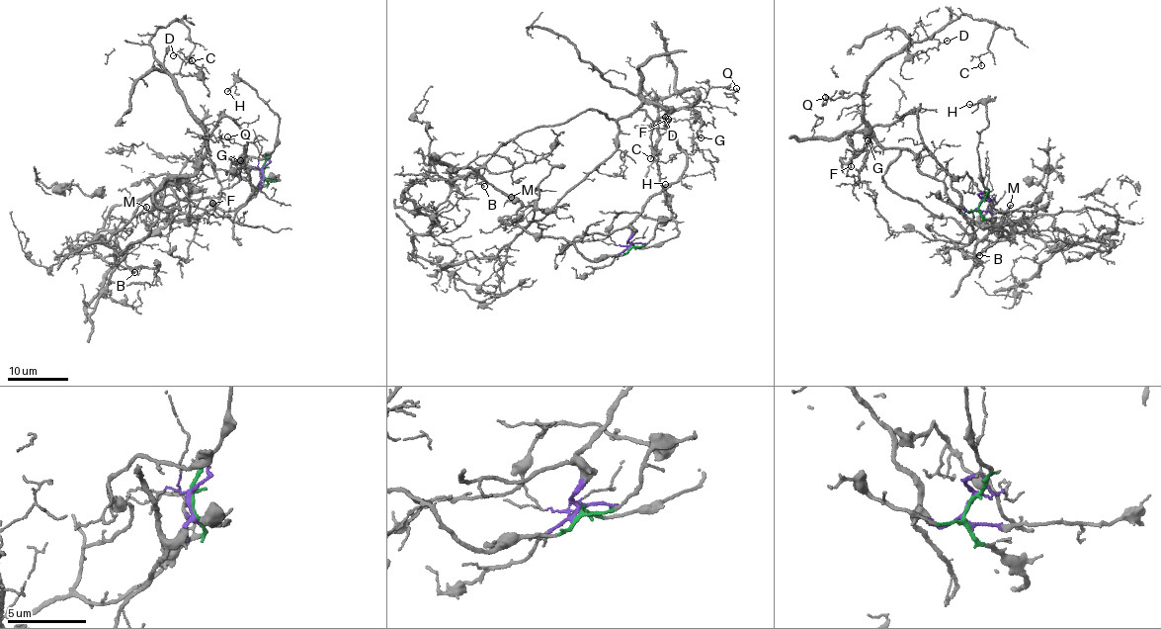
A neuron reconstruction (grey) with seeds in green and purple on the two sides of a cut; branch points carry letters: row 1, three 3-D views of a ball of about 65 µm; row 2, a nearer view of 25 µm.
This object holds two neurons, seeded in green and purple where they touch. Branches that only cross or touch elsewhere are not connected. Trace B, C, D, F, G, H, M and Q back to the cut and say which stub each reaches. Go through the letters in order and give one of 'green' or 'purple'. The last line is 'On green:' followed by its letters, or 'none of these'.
B: green
C: purple
D: purple
F: purple
G: purple
H: green
M: green
Q: purple
On green: B, H, M

